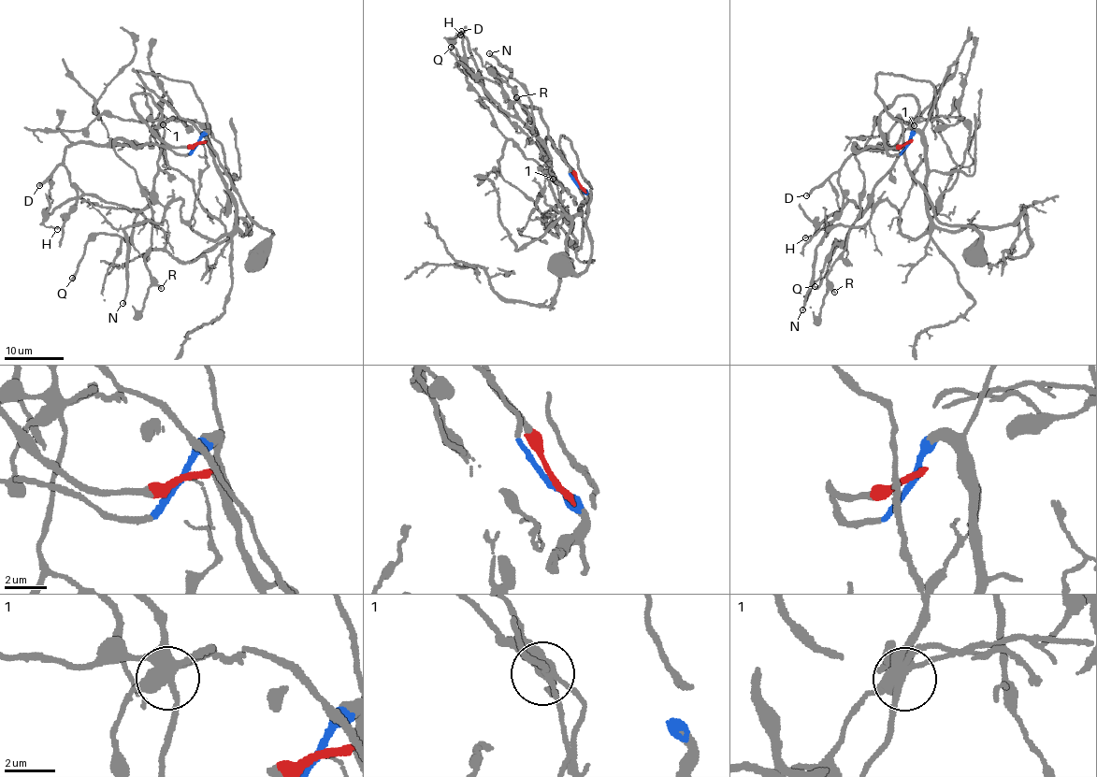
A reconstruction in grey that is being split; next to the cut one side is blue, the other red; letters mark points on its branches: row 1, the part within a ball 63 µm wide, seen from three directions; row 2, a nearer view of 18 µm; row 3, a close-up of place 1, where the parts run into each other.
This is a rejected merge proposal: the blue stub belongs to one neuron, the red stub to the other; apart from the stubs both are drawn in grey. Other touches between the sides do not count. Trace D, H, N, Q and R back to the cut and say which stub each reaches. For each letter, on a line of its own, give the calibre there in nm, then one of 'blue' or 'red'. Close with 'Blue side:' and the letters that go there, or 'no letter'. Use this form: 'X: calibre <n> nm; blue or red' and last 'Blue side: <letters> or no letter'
D: calibre 240 nm; blue
H: calibre 110 nm; red
N: calibre 180 nm; blue
Q: calibre 240 nm; red
R: calibre 160 nm; blue
Blue side: D, N, R

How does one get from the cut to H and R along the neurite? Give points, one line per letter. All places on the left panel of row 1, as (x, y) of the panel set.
H: (198, 144), (170, 146), (136, 94), (165, 136), (151, 202), (74, 196), (45, 222), (57, 229)
R: (196, 144), (188, 154), (119, 138), (114, 145), (151, 208), (151, 244), (145, 260), (162, 288)

